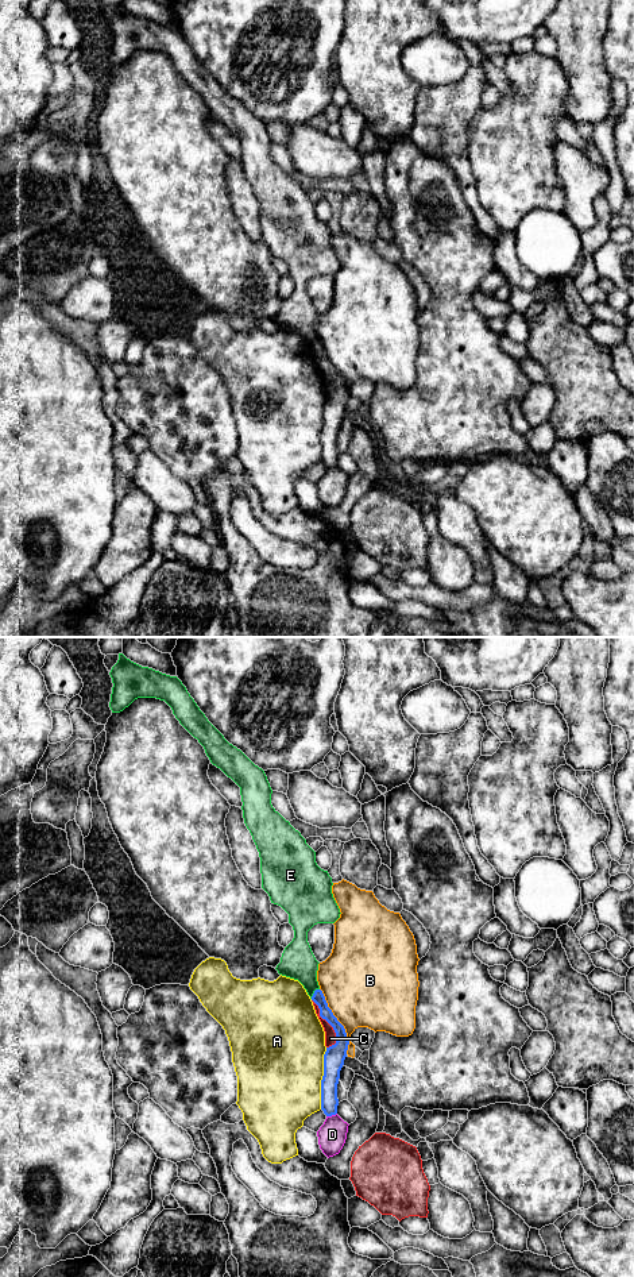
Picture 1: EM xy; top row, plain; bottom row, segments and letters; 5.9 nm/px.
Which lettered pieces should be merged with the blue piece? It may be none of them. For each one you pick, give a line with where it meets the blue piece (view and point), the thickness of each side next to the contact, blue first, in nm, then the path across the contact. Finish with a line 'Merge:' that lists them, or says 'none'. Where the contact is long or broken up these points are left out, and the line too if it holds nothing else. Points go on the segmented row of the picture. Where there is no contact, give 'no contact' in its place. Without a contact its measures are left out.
Merge: none

